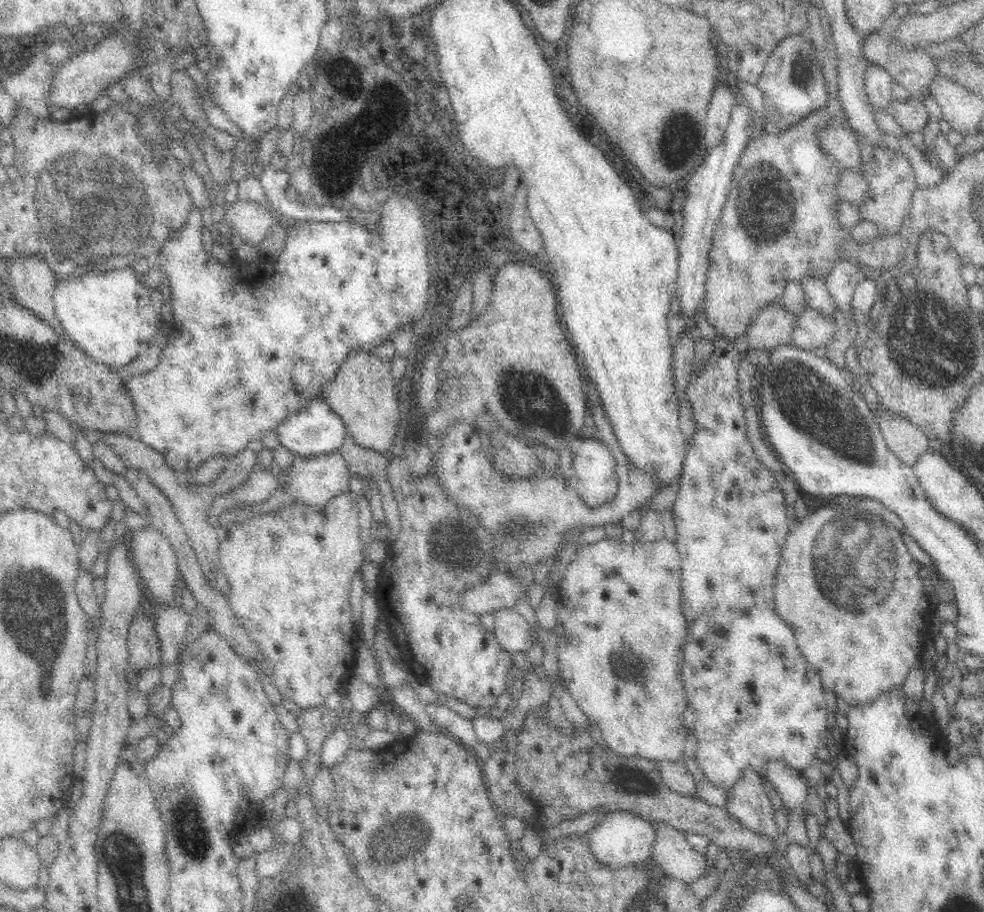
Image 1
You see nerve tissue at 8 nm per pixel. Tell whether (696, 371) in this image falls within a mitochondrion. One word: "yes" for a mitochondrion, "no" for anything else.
no

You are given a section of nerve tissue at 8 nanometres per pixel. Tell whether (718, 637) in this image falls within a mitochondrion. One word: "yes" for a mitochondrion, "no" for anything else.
yes

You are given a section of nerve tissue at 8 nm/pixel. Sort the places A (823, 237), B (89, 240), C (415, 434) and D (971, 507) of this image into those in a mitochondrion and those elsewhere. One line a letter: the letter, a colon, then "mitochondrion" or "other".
A: other
B: mitochondrion
C: other
D: other

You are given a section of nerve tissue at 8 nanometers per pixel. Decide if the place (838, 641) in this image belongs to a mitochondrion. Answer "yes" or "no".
no

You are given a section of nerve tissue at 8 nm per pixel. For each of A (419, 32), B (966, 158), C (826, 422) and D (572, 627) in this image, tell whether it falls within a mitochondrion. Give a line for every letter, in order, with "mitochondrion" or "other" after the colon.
A: other
B: other
C: mitochondrion
D: other

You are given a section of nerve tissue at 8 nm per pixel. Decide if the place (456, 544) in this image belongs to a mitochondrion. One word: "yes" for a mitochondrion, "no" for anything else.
yes

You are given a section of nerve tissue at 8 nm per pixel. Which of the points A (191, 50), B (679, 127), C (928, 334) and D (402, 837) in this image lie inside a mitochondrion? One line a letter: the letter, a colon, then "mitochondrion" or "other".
A: other
B: mitochondrion
C: mitochondrion
D: mitochondrion

